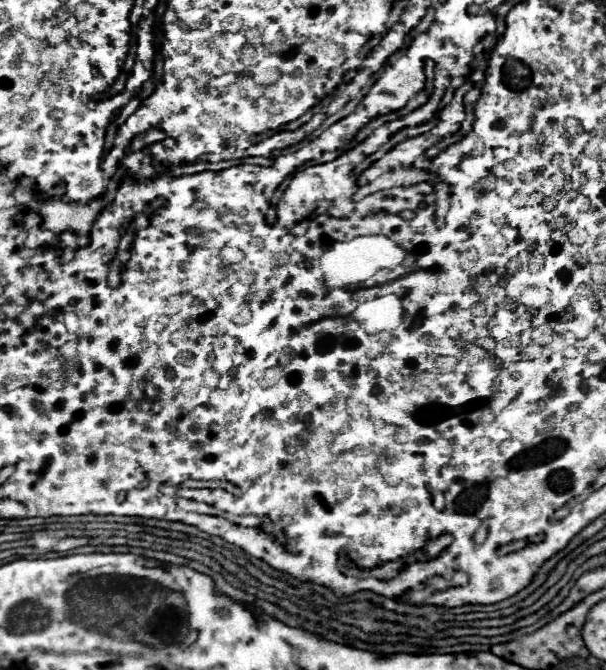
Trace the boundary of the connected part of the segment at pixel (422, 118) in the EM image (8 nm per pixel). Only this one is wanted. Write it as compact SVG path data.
M431 95L427 103L402 117L402 120L397 118L393 120L393 123L391 123L391 121L388 122L389 129L393 129L391 135L403 128L413 127L430 121L438 112L437 105L439 105L439 101L441 101L441 99L434 99L434 95Z

